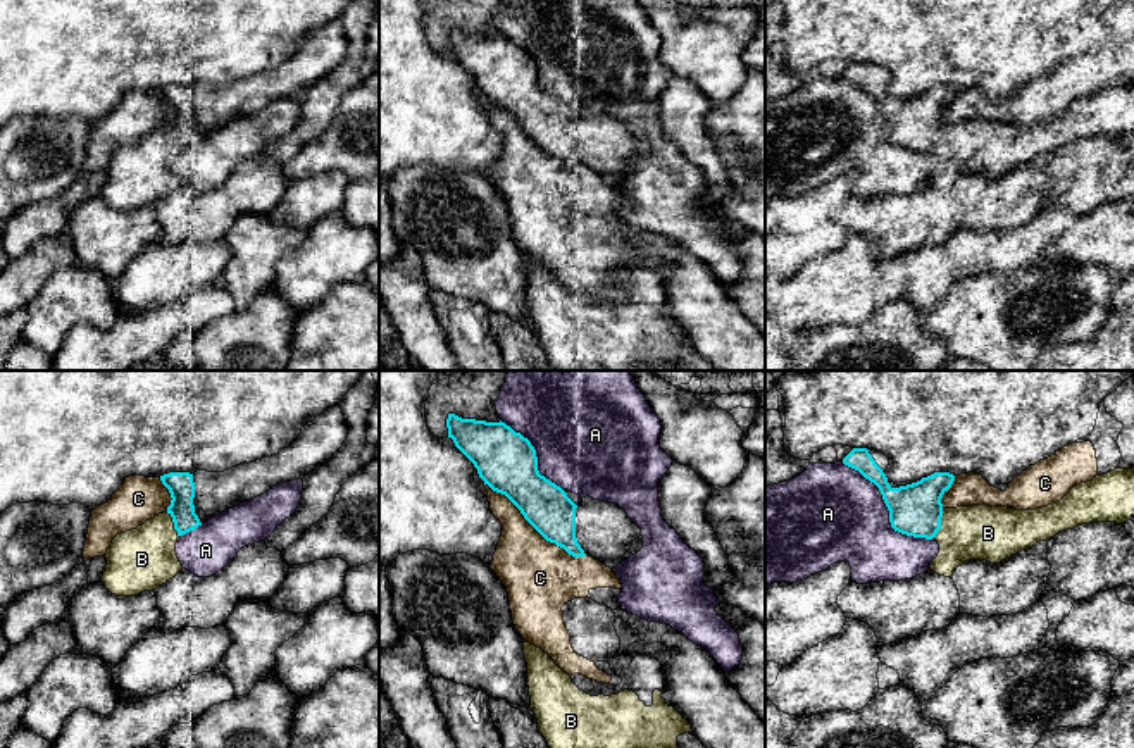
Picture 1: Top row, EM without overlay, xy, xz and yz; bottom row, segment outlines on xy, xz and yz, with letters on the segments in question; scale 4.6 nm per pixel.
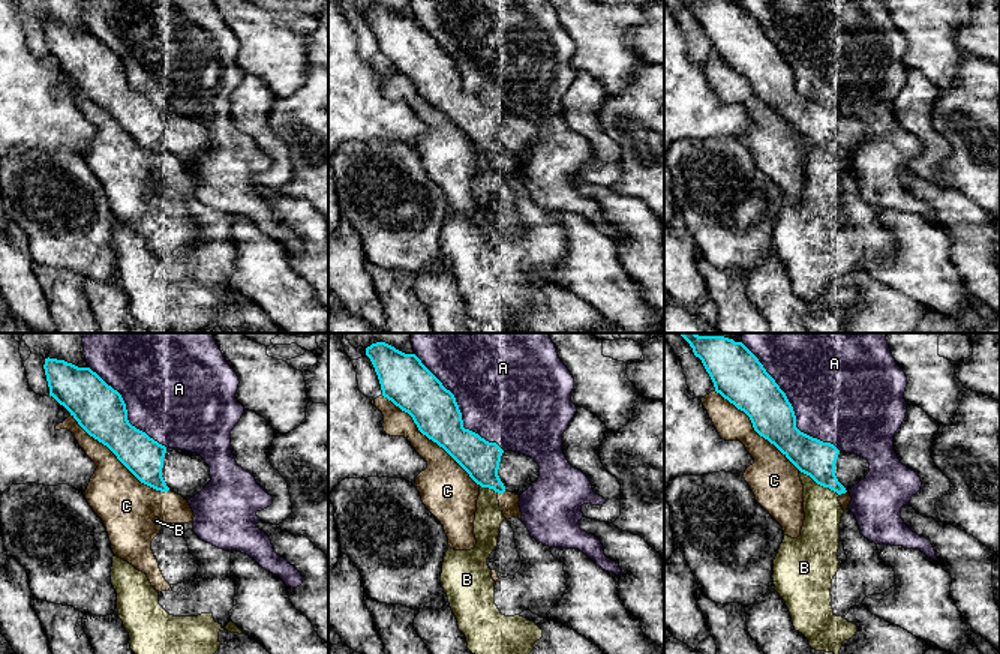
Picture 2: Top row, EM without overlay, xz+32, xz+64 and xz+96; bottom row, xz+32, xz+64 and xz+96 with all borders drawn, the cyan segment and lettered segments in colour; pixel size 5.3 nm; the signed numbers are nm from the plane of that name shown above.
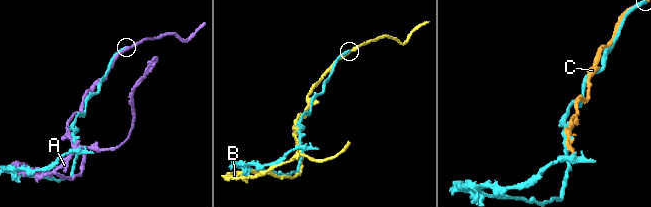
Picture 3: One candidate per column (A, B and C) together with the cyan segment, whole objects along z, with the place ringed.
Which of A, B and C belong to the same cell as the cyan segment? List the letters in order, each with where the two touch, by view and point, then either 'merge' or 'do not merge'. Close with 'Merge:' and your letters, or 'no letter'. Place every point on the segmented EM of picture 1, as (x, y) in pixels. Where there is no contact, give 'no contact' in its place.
A: contact yz (888, 509); do not merge
B: contact yz (940, 524); do not merge
C: contact xz (535, 528); do not merge
Merge: no letter

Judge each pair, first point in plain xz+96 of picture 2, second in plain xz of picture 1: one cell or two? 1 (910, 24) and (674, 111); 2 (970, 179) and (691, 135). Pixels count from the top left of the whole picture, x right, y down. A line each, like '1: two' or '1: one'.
1: two
2: two

